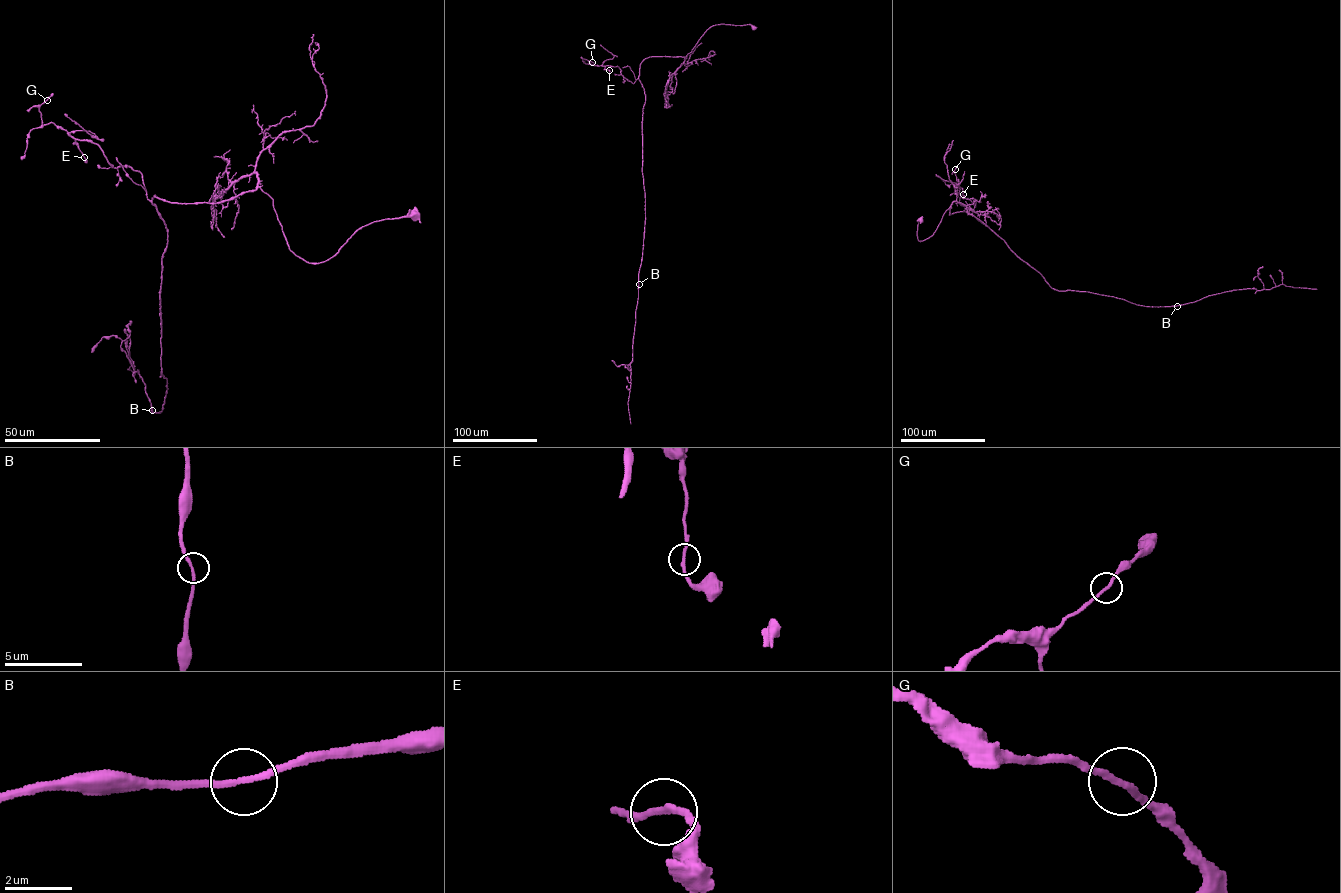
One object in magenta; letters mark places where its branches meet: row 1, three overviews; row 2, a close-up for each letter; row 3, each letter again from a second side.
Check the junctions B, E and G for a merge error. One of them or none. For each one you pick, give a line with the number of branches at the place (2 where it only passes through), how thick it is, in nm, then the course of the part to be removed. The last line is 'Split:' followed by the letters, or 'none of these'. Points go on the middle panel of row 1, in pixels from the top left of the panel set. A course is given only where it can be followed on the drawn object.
Split: none of these

